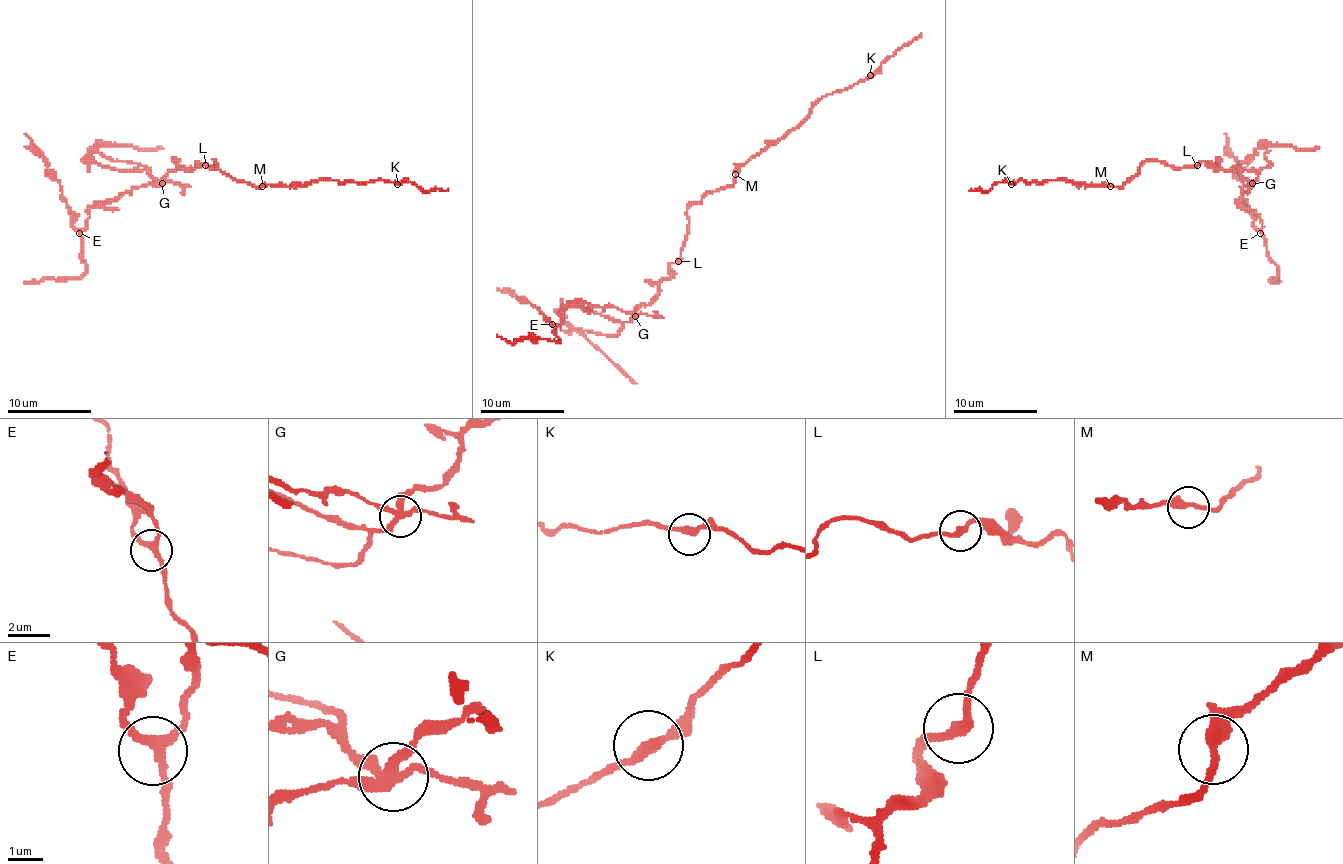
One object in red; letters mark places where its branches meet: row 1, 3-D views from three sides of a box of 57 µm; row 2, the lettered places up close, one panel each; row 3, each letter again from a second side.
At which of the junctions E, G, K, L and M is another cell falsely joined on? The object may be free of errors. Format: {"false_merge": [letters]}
{"false_merge": ["G"]}

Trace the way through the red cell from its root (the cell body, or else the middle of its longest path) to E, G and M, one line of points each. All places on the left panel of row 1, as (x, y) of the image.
E: (212, 167), (197, 161), (189, 169), (170, 172), (157, 184), (134, 186), (98, 201), (79, 233)
G: (212, 167), (197, 161), (189, 169), (178, 167), (170, 172), (161, 182)
M: (212, 167), (216, 161), (214, 163), (218, 169), (235, 180), (262, 186)

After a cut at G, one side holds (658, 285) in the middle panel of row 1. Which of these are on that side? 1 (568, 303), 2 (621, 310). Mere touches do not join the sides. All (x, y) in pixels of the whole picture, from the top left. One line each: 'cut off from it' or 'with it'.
1: with it
2: with it

